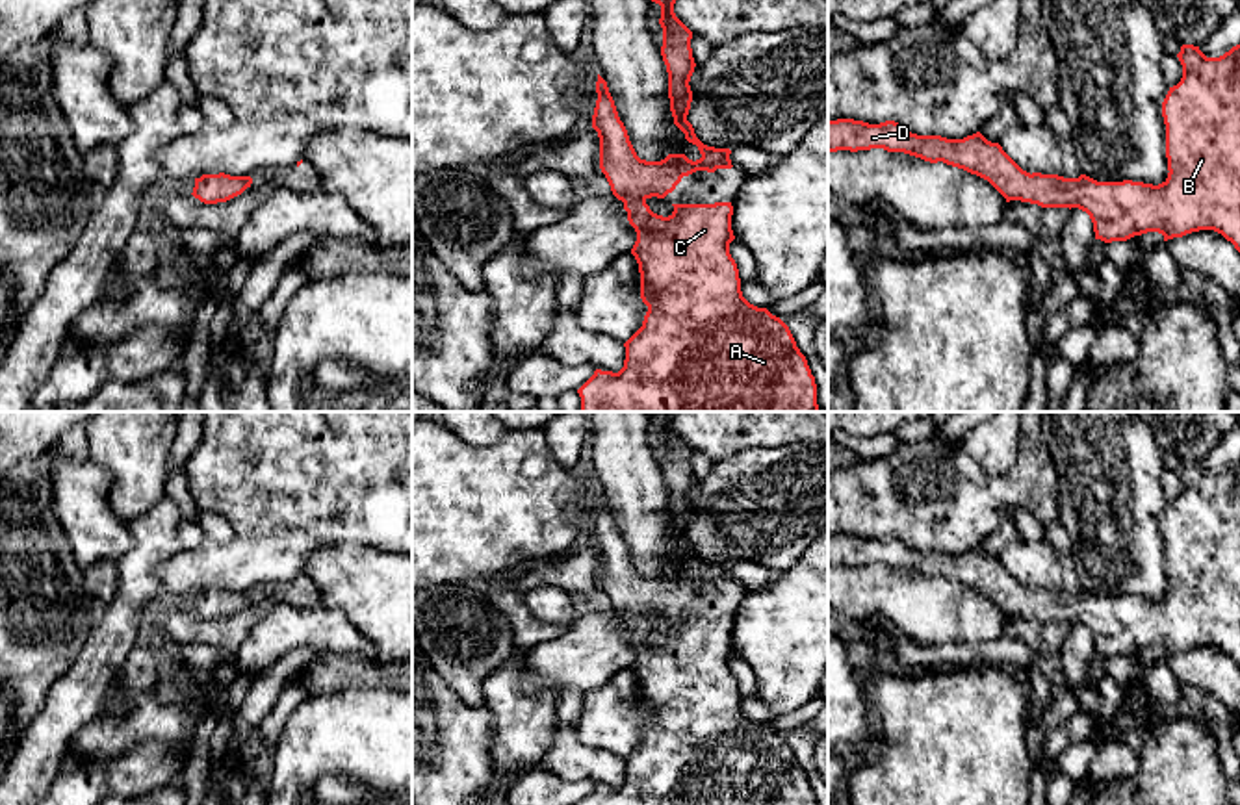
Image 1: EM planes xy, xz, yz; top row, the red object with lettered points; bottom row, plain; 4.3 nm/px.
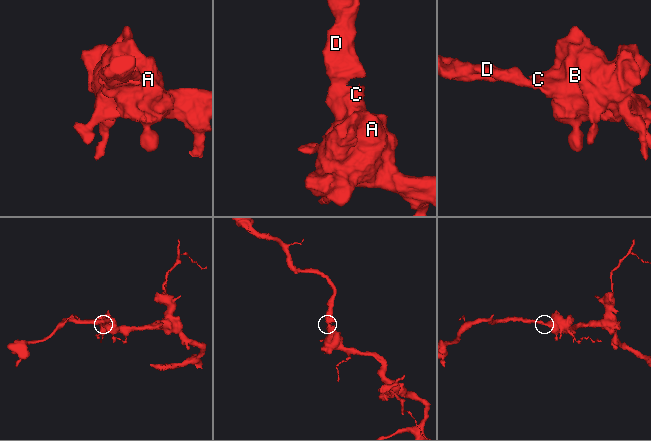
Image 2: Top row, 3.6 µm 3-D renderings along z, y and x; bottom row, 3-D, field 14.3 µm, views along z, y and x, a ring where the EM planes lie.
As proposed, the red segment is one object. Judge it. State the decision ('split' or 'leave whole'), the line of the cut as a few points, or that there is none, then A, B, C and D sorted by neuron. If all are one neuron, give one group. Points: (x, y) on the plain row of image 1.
leave whole; cut none; groups A B C D

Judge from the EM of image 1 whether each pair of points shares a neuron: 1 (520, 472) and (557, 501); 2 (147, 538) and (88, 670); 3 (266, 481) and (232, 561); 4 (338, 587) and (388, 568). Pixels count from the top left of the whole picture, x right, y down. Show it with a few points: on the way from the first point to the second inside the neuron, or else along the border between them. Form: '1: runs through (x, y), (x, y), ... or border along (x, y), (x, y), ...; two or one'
1: runs through (529, 481), (548, 499); one
2: runs through (138, 572), (138, 596), (125, 624), (114, 637); one
3: border along (286, 527), (275, 533), (236, 538); two
4: runs through (351, 581), (375, 581); one

